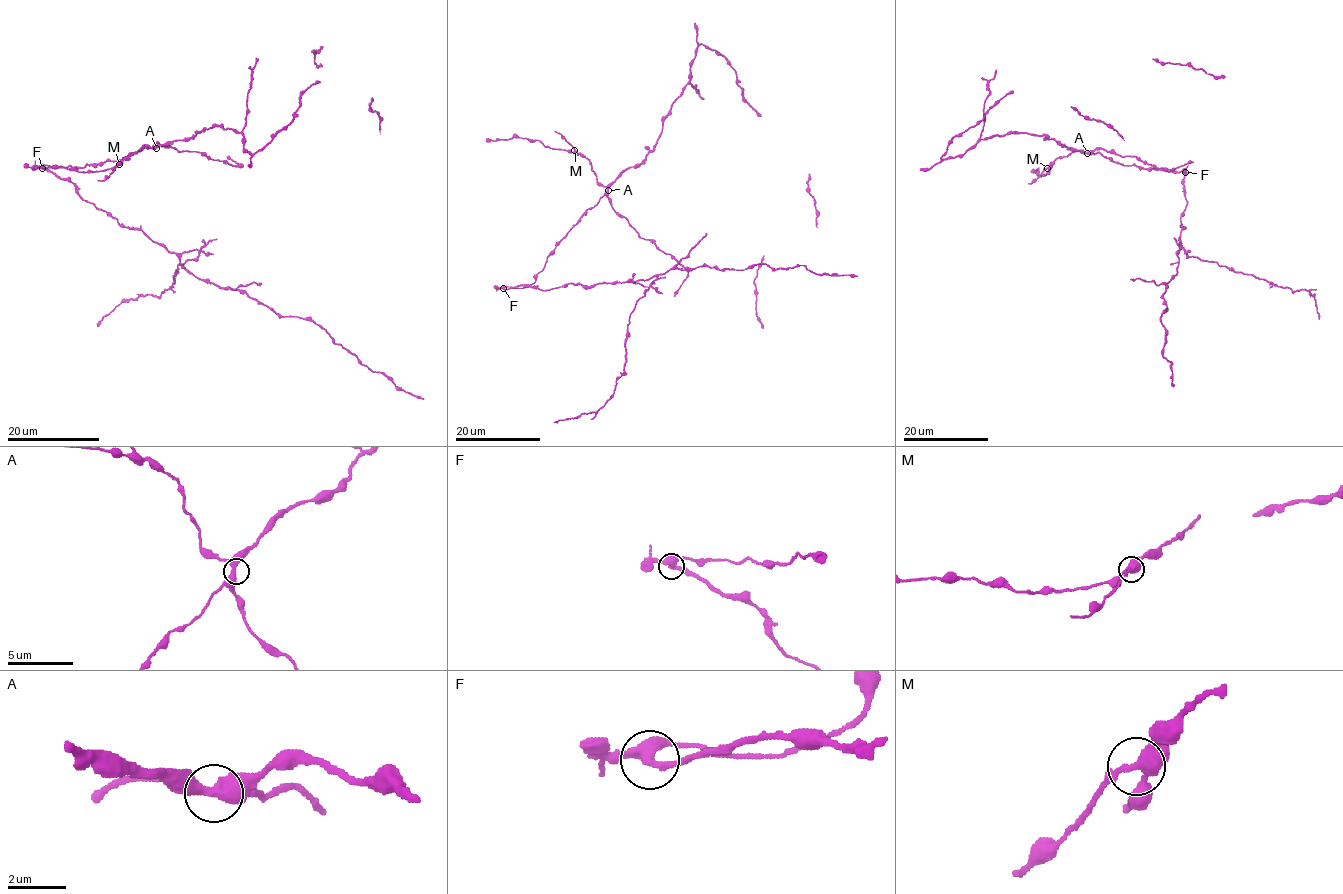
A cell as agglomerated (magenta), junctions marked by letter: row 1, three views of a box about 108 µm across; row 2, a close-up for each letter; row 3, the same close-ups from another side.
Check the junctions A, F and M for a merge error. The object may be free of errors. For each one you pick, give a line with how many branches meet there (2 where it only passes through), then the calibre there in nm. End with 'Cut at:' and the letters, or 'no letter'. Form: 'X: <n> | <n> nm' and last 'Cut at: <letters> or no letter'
F: 3 | 380 nm
Cut at: F

